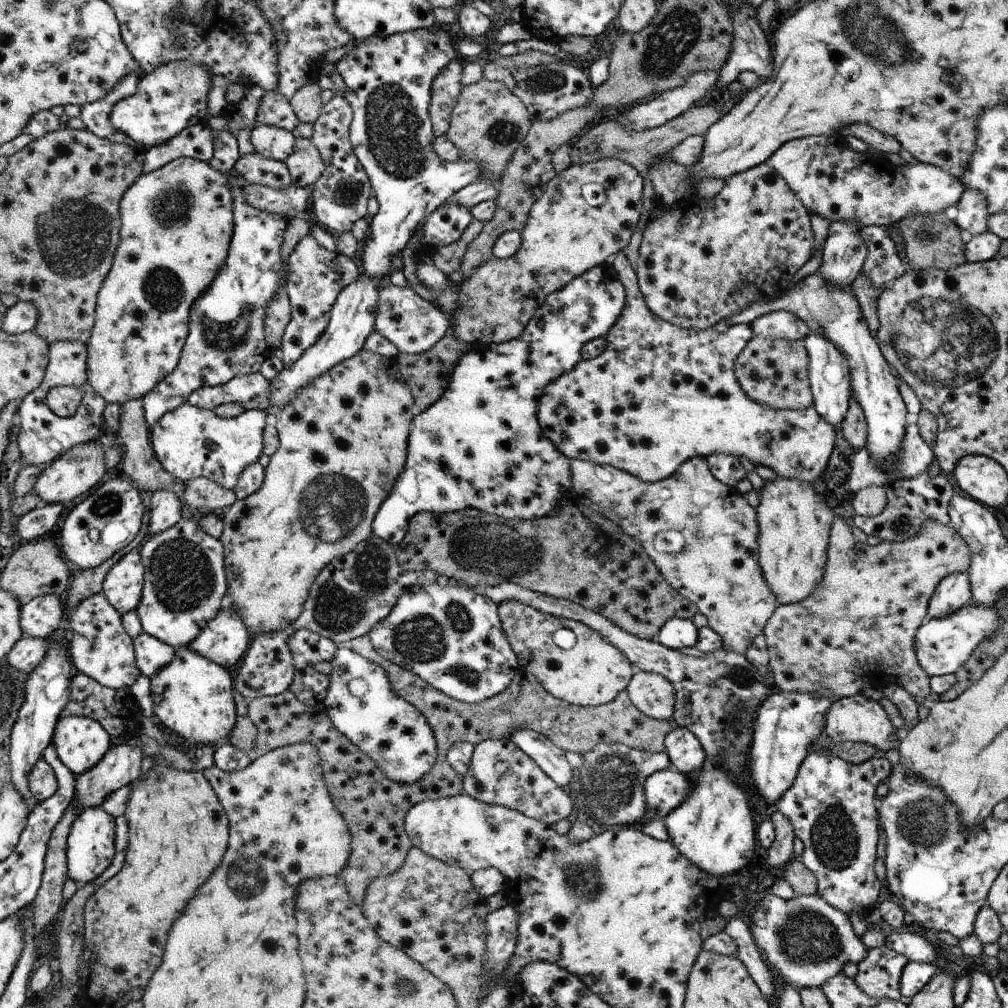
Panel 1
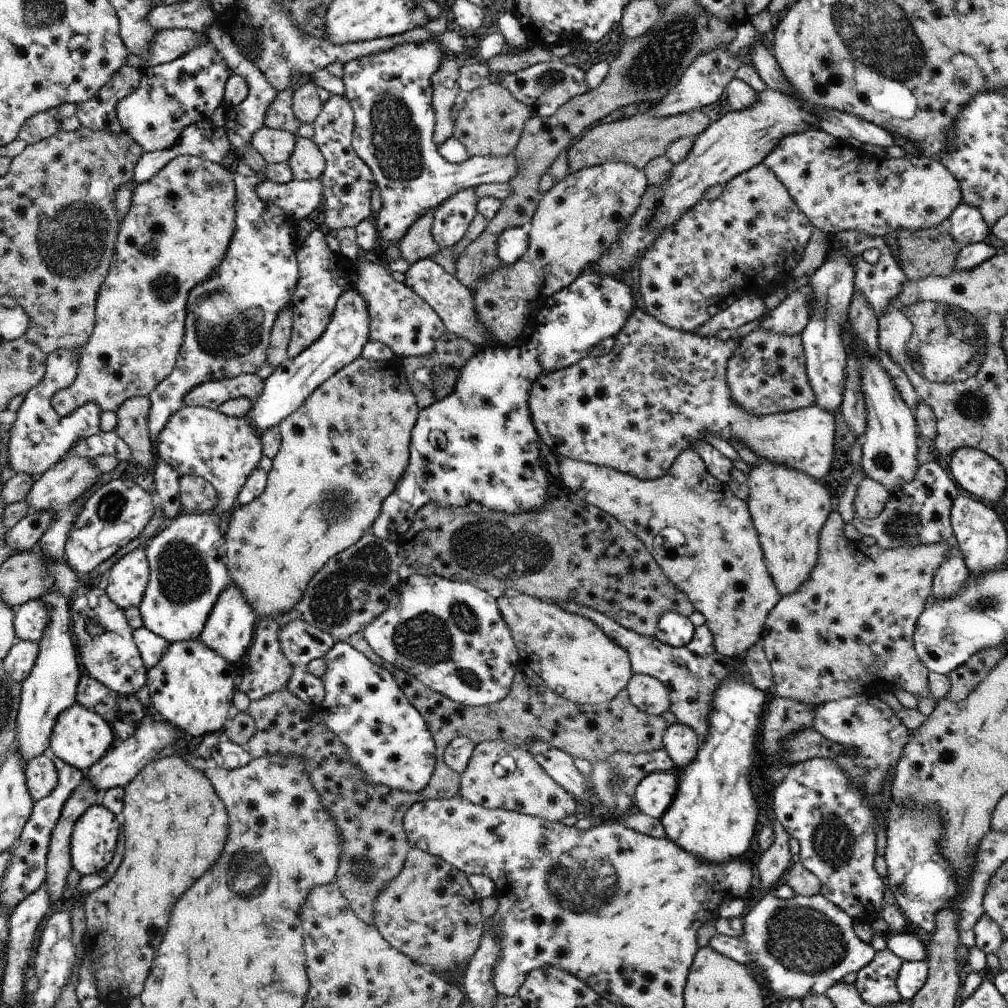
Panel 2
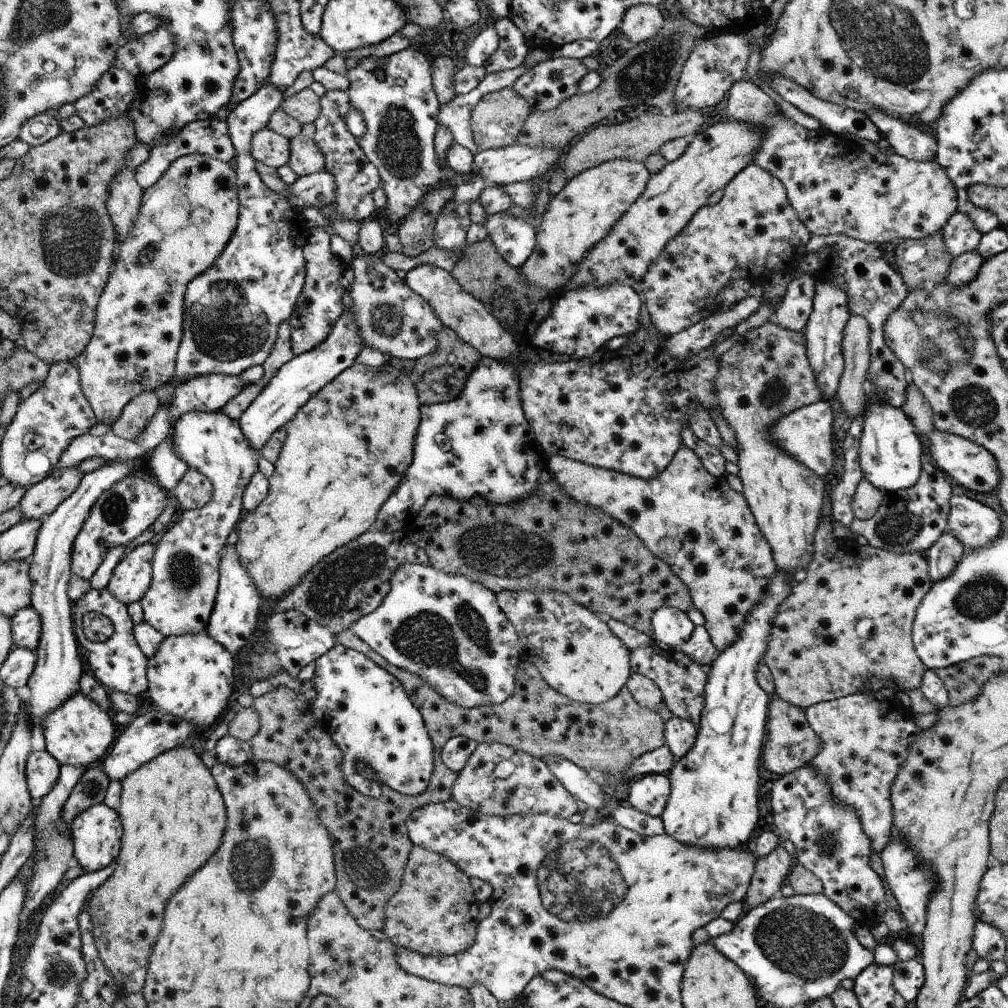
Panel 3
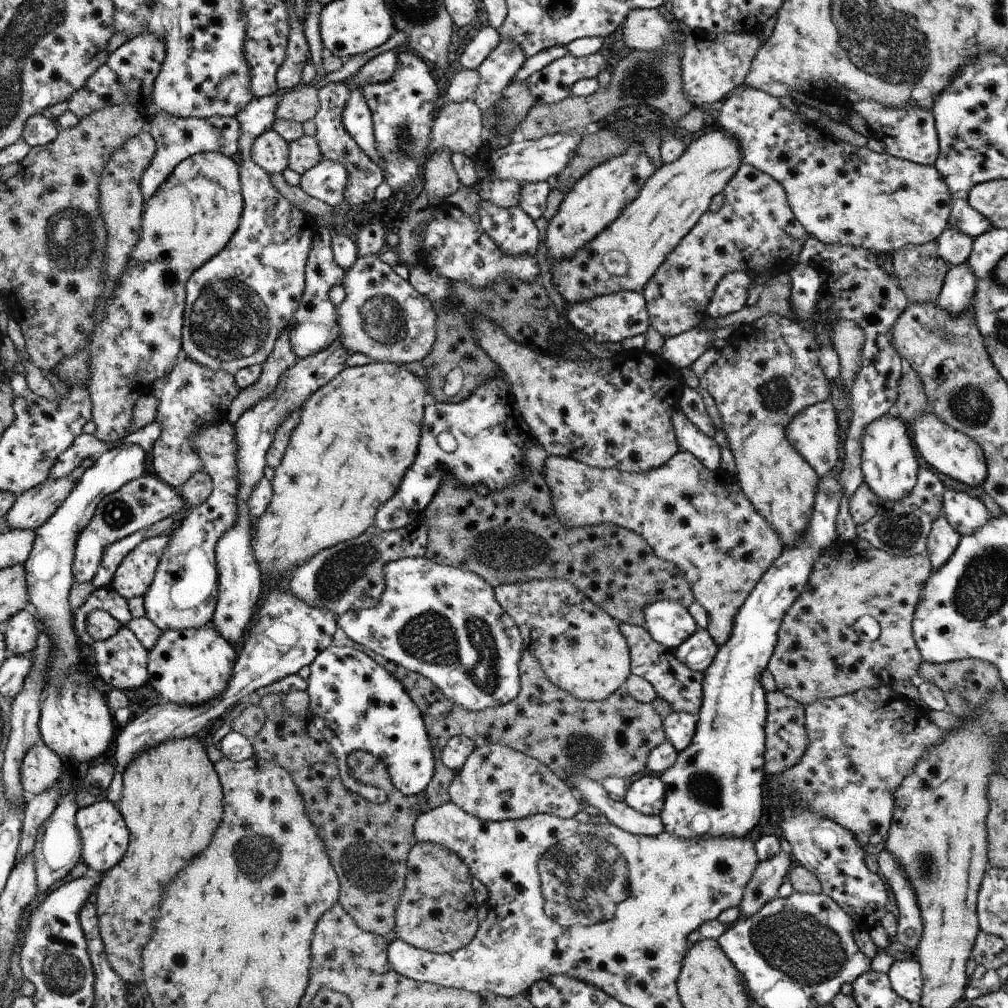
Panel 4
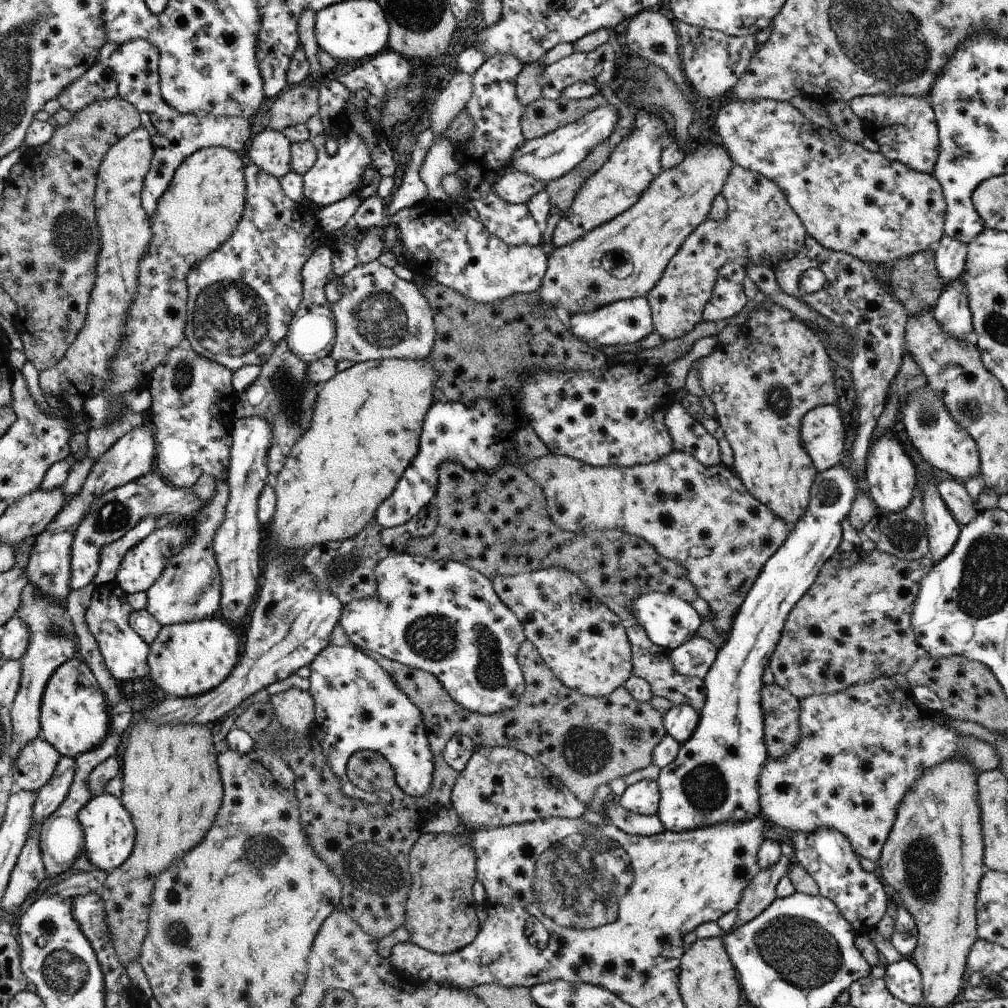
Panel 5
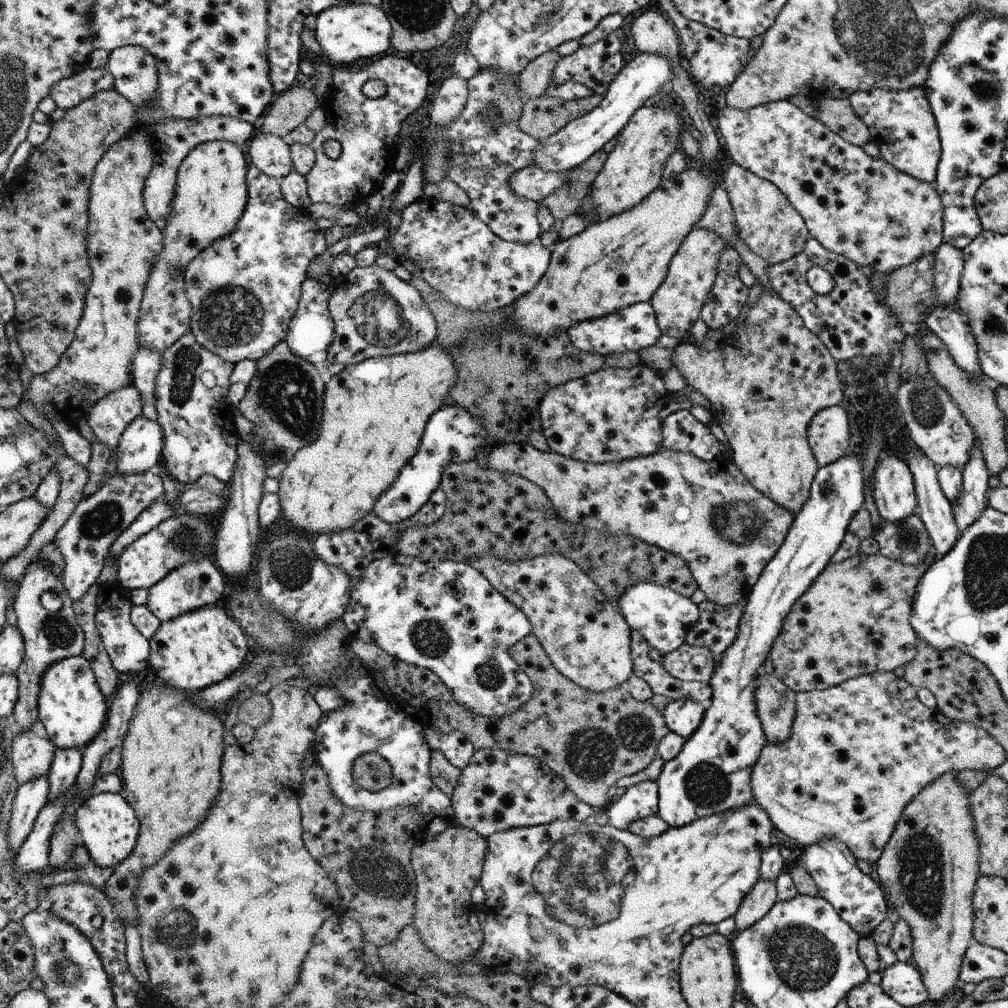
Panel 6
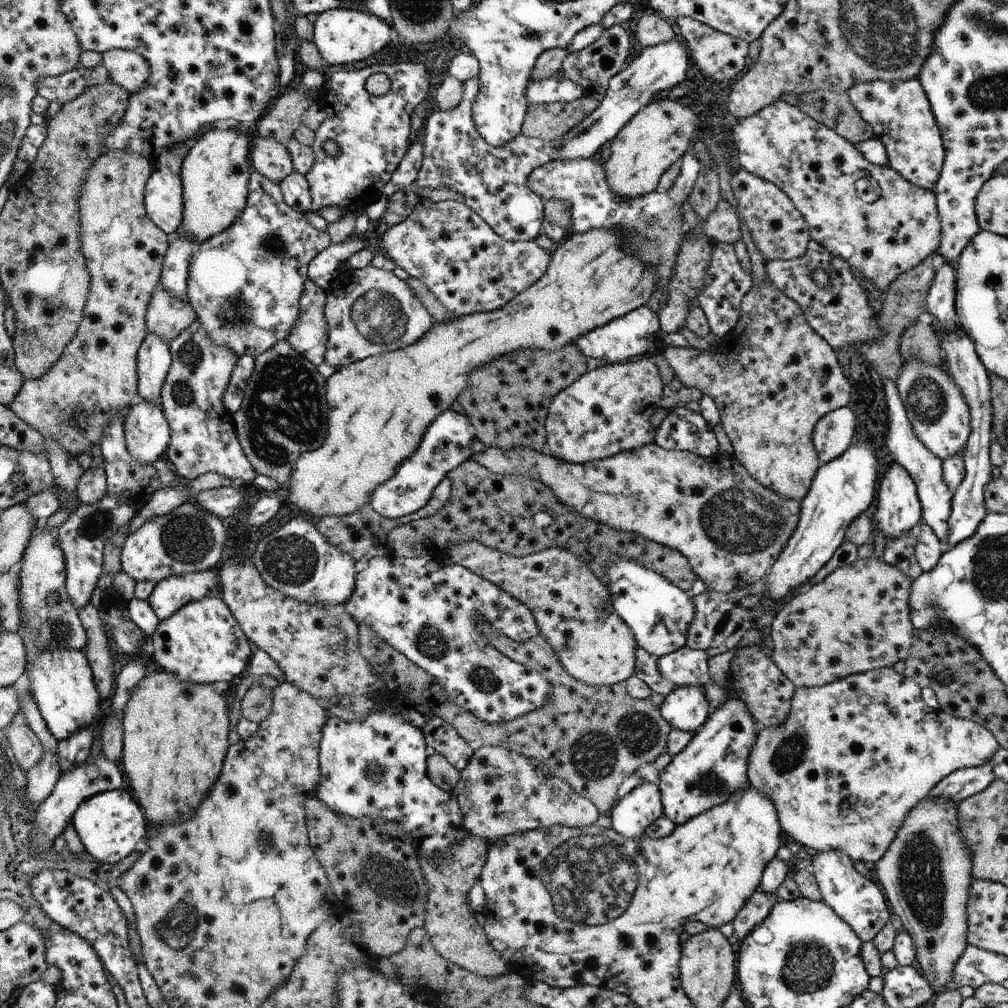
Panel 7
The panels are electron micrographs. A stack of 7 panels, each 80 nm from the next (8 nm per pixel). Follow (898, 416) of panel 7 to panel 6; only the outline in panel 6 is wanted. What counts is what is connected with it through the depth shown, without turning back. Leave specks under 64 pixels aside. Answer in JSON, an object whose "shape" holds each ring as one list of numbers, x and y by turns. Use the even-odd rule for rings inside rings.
{"shape":[[910,436,904,437,900,450,902,450,902,460,906,462,906,466,908,466,914,480,920,519,928,532,931,545,934,546,936,554,938,554,938,557,942,557,954,547,959,536,958,526,954,522,951,501,946,498,946,494,942,492,942,488,938,483,940,468,914,444,914,440,911,440]]}

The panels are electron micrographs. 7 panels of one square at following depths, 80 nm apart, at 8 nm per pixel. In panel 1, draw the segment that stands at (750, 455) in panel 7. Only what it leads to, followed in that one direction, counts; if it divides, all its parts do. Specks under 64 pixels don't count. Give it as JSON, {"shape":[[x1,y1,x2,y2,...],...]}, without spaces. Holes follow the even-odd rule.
{"shape":[[752,337,735,358,735,375,744,392,773,409,806,409,813,394,808,376,809,356,803,341],[777,479,774,483,765,482,765,488,758,491,760,505,756,509,759,524,757,543,759,563,774,596,780,605,801,603,815,594,817,586,823,581,827,561,829,536,835,516,824,501,816,494,811,483,798,479]]}

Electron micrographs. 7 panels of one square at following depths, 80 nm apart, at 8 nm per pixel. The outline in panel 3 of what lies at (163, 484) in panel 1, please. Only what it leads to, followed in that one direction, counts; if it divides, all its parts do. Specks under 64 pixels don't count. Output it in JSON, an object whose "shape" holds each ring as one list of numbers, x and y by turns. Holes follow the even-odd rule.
{"shape":[[145,392,130,400,113,422,110,432,123,439,136,440,158,410,159,400,154,392]]}

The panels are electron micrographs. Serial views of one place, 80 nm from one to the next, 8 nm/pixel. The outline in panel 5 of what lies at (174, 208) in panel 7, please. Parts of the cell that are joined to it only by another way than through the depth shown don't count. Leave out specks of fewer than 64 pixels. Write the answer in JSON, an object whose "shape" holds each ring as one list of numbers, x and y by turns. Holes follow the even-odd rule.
{"shape":[[134,39,121,44,108,57,106,65,116,75,118,96,137,108,146,122,147,131,153,139,156,152,152,166,145,176,144,190,141,201,145,211,151,217,157,209,158,201,166,192,176,169,200,149,208,147,226,147,235,153,246,151,250,142,251,124,248,119,240,117,221,117,209,115,183,115,175,108,166,104,161,97,160,52,144,39]]}

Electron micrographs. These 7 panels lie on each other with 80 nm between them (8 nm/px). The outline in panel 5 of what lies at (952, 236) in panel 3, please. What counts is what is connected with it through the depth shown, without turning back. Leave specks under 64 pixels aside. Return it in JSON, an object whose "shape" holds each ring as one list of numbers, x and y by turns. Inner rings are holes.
{"shape":[[946,234,936,244,935,265,943,278,943,286,964,272,967,244]]}

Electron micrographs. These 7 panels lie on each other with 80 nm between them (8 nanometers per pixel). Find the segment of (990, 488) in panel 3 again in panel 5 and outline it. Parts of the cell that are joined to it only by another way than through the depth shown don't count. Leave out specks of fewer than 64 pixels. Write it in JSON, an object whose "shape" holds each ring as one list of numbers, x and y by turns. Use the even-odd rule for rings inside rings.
{"shape":[[927,386,920,393,913,393,901,412,910,442,930,466,948,472,953,479,962,482,981,472,977,442,952,418,941,397,936,396,933,389]]}

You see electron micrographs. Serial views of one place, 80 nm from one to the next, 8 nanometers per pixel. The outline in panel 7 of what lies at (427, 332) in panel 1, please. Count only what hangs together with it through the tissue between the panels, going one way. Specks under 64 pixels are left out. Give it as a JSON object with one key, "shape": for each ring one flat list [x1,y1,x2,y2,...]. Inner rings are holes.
{"shape":[[372,265,356,271,356,280,337,294,330,294,324,308,328,340,324,360,338,369,367,357,410,346,435,324,432,314,421,304,410,286,388,270]]}

